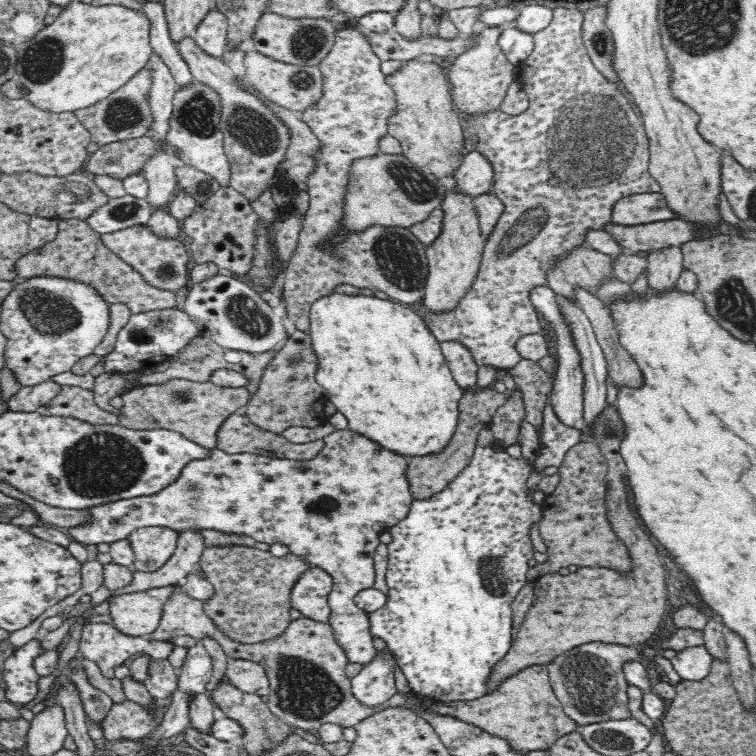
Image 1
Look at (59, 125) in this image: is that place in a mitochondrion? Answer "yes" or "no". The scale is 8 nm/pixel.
no

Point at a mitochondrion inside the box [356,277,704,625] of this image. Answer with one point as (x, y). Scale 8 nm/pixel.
(494, 579)

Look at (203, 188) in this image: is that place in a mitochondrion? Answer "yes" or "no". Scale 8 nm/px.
yes

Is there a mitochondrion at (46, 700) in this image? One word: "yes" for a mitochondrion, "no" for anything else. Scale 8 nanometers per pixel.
no

